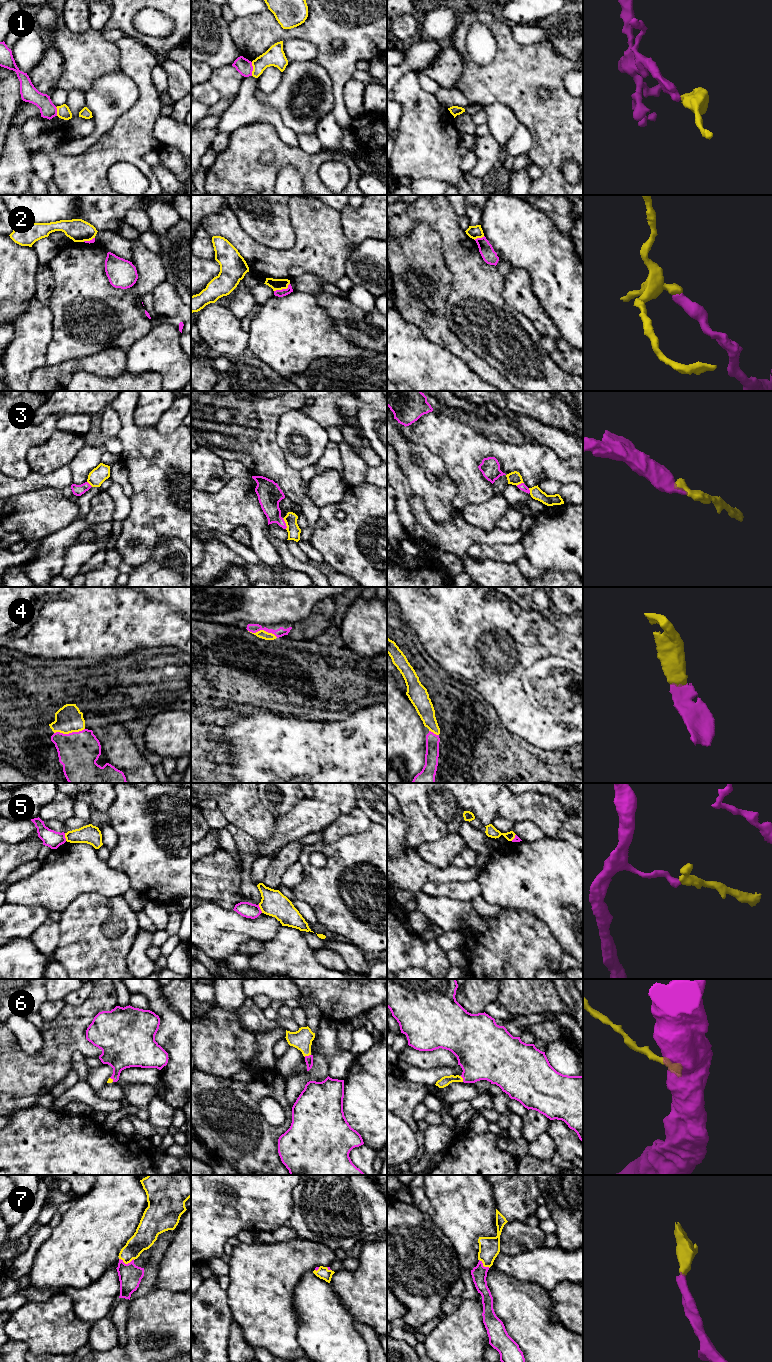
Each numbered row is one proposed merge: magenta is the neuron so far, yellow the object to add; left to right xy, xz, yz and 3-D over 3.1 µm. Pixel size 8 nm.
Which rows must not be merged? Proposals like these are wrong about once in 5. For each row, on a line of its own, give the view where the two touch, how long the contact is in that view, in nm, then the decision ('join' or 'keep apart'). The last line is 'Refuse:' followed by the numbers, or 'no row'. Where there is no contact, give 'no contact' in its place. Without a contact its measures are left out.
1: meets magenta in xz; contact 110 nm long; keep apart
2: meets magenta in xz; contact 140 nm long; join
3: meets magenta in xz; contact 90 nm long; join
4: meets magenta in xy; contact 260 nm long; join
5: meets magenta in xz; contact 80 nm long; keep apart
6: meets magenta in xz; contact 60 nm long; join
7: meets magenta in xy; contact 130 nm long; join
Refuse: 1, 5

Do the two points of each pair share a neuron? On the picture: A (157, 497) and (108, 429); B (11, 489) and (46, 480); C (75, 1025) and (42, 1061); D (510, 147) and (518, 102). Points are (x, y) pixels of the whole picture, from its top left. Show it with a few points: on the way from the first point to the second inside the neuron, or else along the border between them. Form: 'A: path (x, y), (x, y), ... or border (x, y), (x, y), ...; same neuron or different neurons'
A: border (116, 412), (121, 423), (117, 436); different neurons
B: path (20, 486), (37, 480); same neuron
C: path (66, 1034), (51, 1052); same neuron
D: border (519, 122), (529, 131), (531, 145); different neurons

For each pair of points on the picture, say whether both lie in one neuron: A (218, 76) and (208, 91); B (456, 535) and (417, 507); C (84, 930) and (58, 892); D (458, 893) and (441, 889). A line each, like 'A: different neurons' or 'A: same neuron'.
A: different neurons
B: same neuron
C: different neurons
D: same neuron

